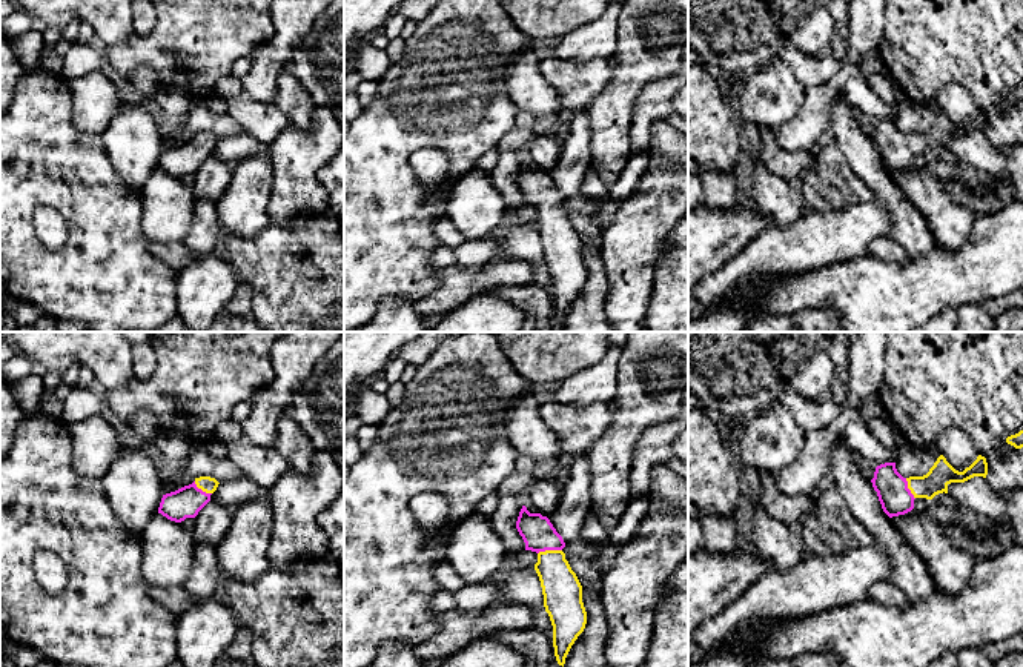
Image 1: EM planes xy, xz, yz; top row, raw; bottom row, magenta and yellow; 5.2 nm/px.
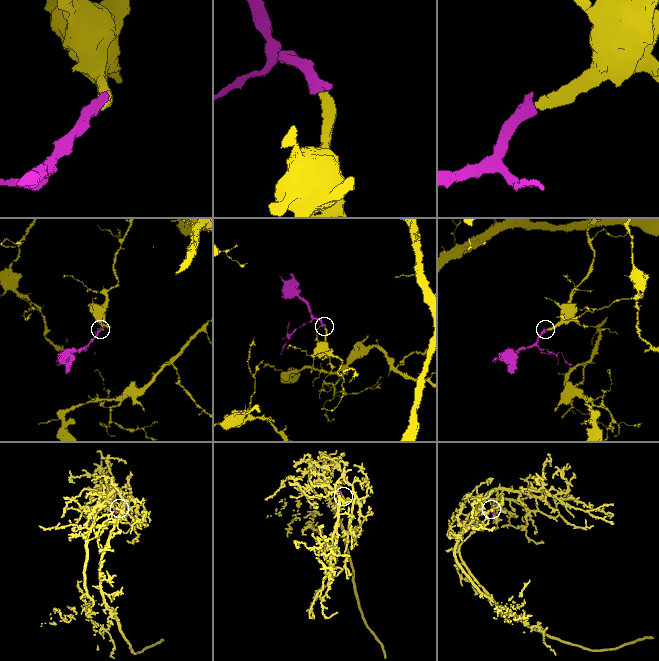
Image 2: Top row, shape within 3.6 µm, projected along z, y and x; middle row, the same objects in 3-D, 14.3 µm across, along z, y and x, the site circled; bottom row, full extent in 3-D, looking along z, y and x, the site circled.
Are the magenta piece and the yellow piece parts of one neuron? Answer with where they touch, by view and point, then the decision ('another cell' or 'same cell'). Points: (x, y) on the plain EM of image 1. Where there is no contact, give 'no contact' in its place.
xz (549, 205) | same cell

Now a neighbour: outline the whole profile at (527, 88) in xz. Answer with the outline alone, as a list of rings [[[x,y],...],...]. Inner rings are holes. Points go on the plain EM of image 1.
[[[530,43],[505,65],[505,81],[512,101],[531,112],[538,124],[564,115],[558,92],[541,75],[539,60]]]

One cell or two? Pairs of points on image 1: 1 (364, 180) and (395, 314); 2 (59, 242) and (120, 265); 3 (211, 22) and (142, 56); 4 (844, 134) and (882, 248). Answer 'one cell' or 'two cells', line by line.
1: two cells
2: two cells
3: one cell
4: two cells

